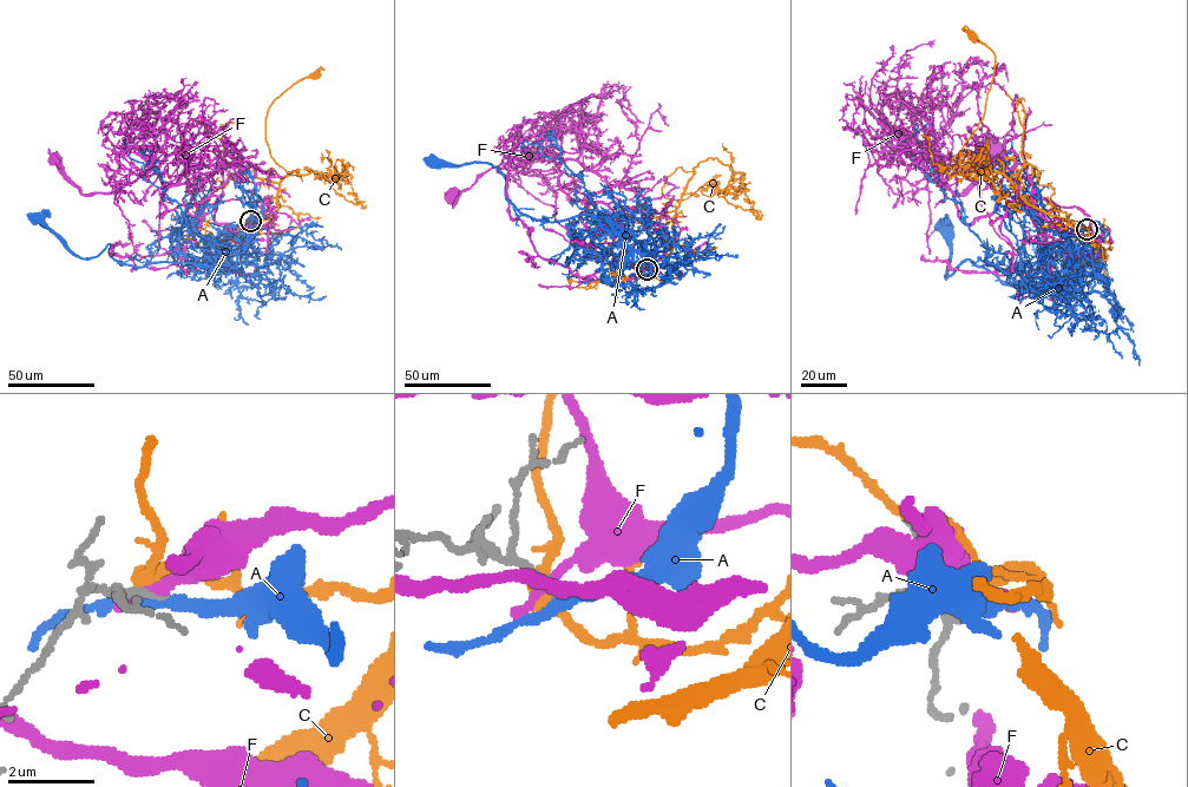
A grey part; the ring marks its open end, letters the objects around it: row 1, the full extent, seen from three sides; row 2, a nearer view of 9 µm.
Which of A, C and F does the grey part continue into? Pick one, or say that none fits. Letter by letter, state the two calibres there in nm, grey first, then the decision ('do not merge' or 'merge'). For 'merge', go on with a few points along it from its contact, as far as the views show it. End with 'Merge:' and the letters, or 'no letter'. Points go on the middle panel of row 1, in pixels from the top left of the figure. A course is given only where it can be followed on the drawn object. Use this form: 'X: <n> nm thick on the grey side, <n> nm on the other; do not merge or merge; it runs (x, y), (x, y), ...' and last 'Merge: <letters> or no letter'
A: 180 nm thick on the grey side, 260 nm on the other; do not merge
C: 180 nm thick on the grey side, 320 nm on the other; do not merge
F: 160 nm thick on the grey side, 280 nm on the other; do not merge
Merge: no letter

